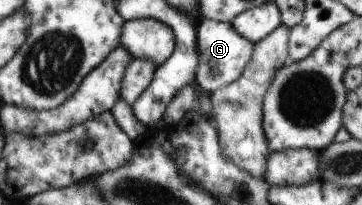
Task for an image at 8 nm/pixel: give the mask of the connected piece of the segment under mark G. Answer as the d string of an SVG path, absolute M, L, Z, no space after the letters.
M201 19L198 22L197 31L199 65L195 84L209 95L240 79L253 57L254 45L238 34L230 22Z

